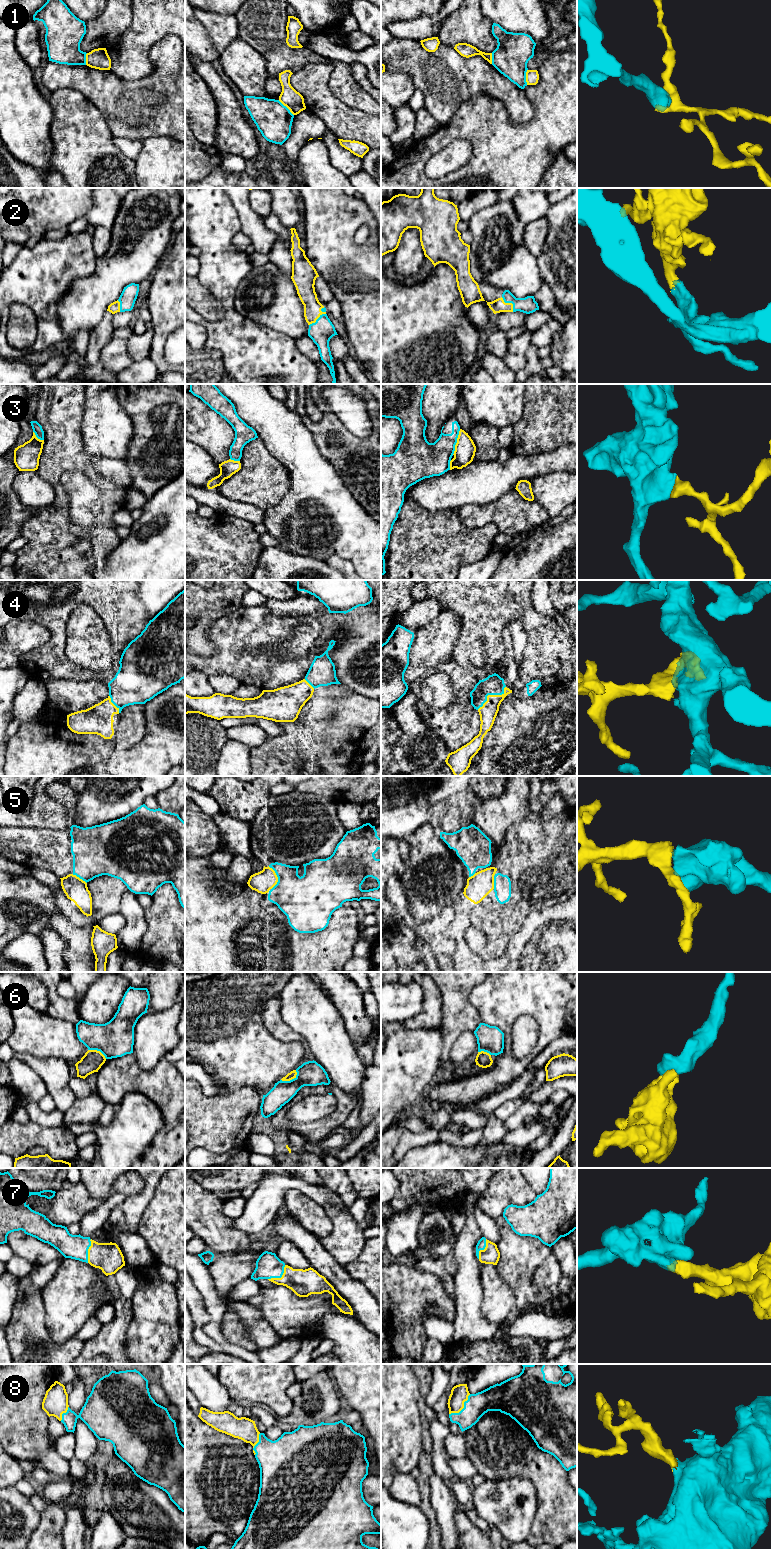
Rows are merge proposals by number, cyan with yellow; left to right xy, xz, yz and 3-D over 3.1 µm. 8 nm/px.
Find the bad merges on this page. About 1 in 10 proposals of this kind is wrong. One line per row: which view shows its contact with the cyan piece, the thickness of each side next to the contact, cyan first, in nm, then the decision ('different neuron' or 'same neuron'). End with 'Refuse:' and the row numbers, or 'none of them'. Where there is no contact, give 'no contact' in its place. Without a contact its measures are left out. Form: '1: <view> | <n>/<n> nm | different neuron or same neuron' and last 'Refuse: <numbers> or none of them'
1: xz | 280/160 nm | different neuron
2: xz | 180/140 nm | same neuron
3: yz | 280/170 nm | different neuron
4: yz | 160/140 nm | same neuron
5: xz | 360/170 nm | different neuron
6: xz | 200/60 nm | same neuron
7: xz | 200/220 nm | same neuron
8: yz | 190/140 nm | same neuron
Refuse: 1, 3, 5

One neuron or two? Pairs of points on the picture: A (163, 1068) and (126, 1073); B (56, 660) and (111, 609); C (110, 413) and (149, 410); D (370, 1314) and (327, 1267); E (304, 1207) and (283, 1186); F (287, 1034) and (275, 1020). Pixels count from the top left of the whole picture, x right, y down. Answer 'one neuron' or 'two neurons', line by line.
A: one neuron
B: one neuron
C: two neurons
D: one neuron
E: two neurons
F: one neuron

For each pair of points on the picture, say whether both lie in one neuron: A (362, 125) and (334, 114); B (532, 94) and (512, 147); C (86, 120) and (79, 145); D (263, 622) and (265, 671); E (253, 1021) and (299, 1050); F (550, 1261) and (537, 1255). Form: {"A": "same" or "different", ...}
{"A": "same", "B": "same", "C": "same", "D": "same", "E": "same", "F": "different"}

